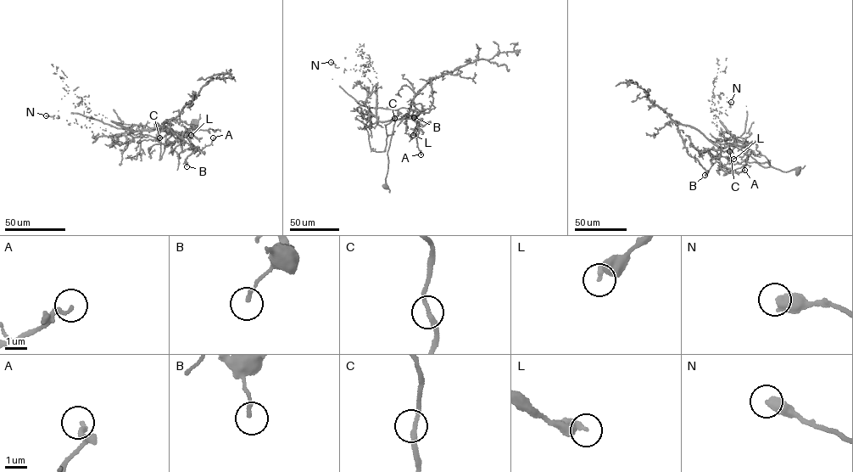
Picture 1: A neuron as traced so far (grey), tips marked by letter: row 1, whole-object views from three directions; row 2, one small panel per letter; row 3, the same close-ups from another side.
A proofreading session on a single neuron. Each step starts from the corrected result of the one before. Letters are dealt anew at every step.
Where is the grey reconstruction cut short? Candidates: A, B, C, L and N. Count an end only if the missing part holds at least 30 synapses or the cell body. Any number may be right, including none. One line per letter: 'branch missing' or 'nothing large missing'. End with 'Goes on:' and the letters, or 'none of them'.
A: nothing large missing
B: nothing large missing
C: nothing large missing
L: nothing large missing
N: nothing large missing
Goes on: none of them

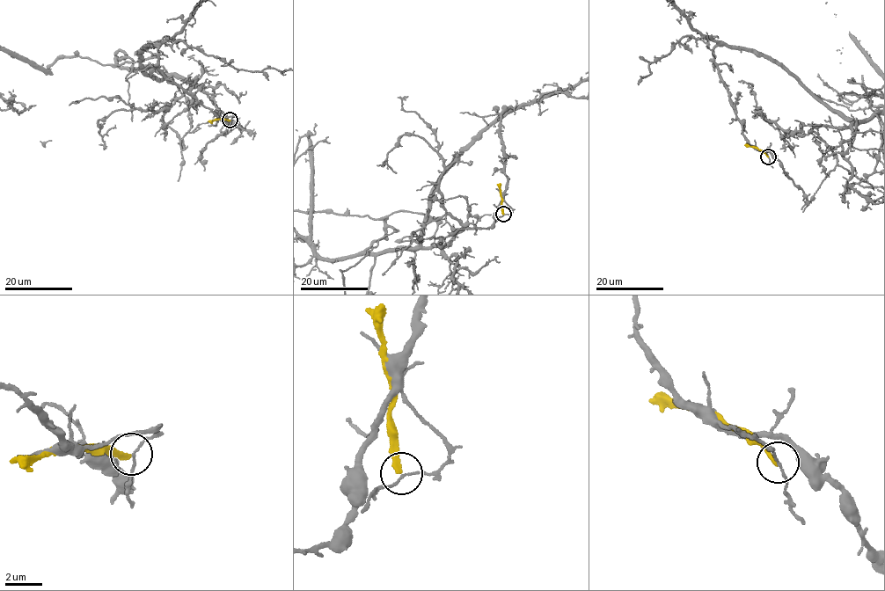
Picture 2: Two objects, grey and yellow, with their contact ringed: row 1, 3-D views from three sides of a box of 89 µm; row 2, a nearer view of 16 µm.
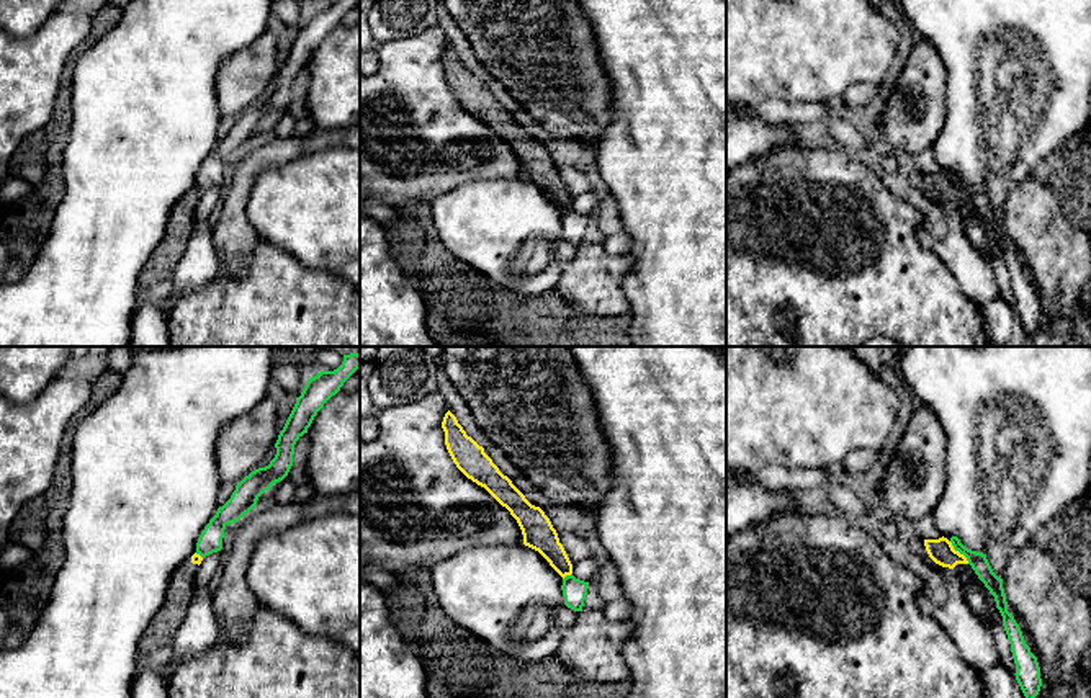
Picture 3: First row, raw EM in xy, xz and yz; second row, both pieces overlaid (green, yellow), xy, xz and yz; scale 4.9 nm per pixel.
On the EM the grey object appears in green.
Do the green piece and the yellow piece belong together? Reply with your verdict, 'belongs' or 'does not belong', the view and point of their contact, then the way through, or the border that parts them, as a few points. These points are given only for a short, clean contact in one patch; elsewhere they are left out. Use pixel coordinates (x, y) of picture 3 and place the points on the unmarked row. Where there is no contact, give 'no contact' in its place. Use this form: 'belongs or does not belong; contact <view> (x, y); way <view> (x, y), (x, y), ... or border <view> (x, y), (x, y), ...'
does not belong; contact yz (959, 185); border yz (949, 175), (969, 196)

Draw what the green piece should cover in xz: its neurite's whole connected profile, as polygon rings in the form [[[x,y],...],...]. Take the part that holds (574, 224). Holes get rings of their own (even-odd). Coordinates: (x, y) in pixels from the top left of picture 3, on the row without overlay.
[[[572,208],[563,213],[564,239],[574,245],[582,245],[589,216],[576,213]]]

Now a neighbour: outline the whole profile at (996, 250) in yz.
[[[947,172],[939,173],[924,173],[926,185],[929,191],[942,199],[954,203],[957,208],[960,204],[967,204],[972,211],[972,214],[977,217],[977,221],[985,227],[988,244],[991,245],[991,252],[994,257],[1003,258],[1003,250],[999,244],[996,242],[994,230],[990,227],[990,224],[985,221],[985,217],[978,213],[972,199],[968,198],[967,191],[954,183],[952,177]]]

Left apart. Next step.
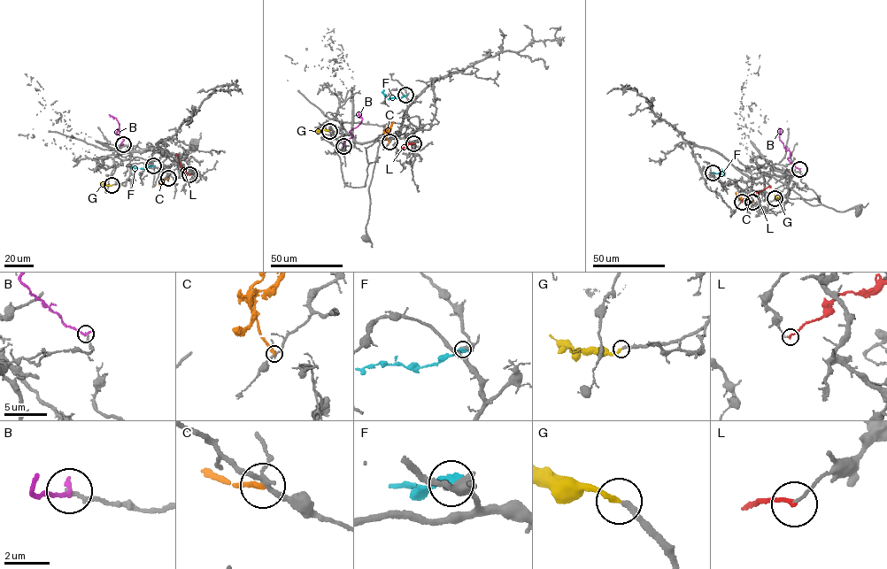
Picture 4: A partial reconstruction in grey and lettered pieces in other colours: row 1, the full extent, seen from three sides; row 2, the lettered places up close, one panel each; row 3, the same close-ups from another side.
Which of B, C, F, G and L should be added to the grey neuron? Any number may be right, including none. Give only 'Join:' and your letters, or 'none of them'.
Join: G

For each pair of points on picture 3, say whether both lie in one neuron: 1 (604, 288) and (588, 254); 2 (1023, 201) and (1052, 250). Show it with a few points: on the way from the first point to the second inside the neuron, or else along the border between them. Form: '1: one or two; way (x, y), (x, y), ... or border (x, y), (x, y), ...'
1: one; way (596, 280), (591, 262)
2: one; way (1031, 213), (1046, 239)

